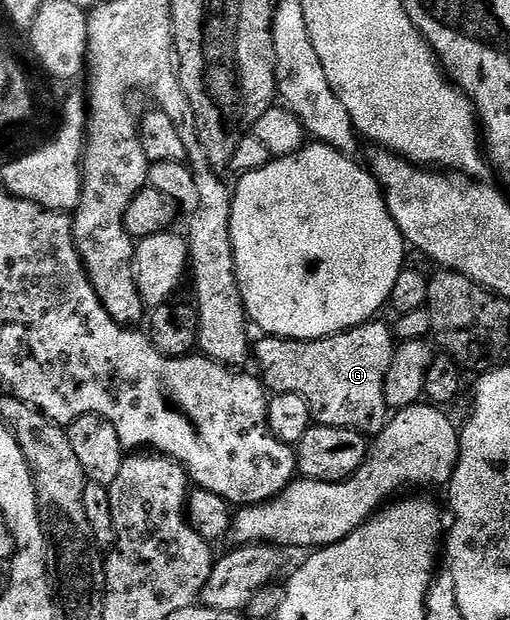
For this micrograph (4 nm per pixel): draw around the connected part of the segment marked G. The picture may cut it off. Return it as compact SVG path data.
M381 320L363 322L349 330L331 334L325 338L316 338L313 342L298 342L295 338L277 338L260 336L254 342L254 362L260 365L262 381L272 394L297 394L310 404L312 421L317 426L330 428L350 428L365 436L377 436L383 432L390 418L386 404L384 385L386 372L390 368L392 353L398 345L394 330Z

